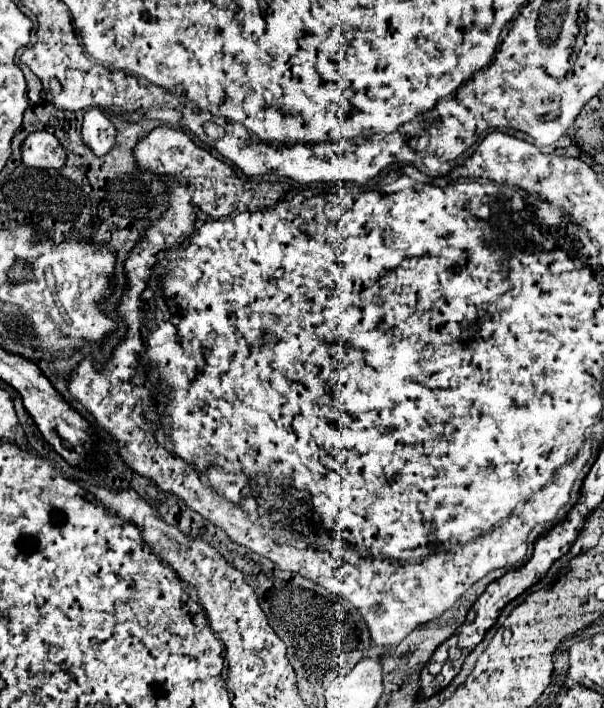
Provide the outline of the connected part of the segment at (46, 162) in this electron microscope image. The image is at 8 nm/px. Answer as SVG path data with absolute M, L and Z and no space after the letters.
M45 130L33 132L23 142L23 164L33 168L61 168L67 160L63 146Z

